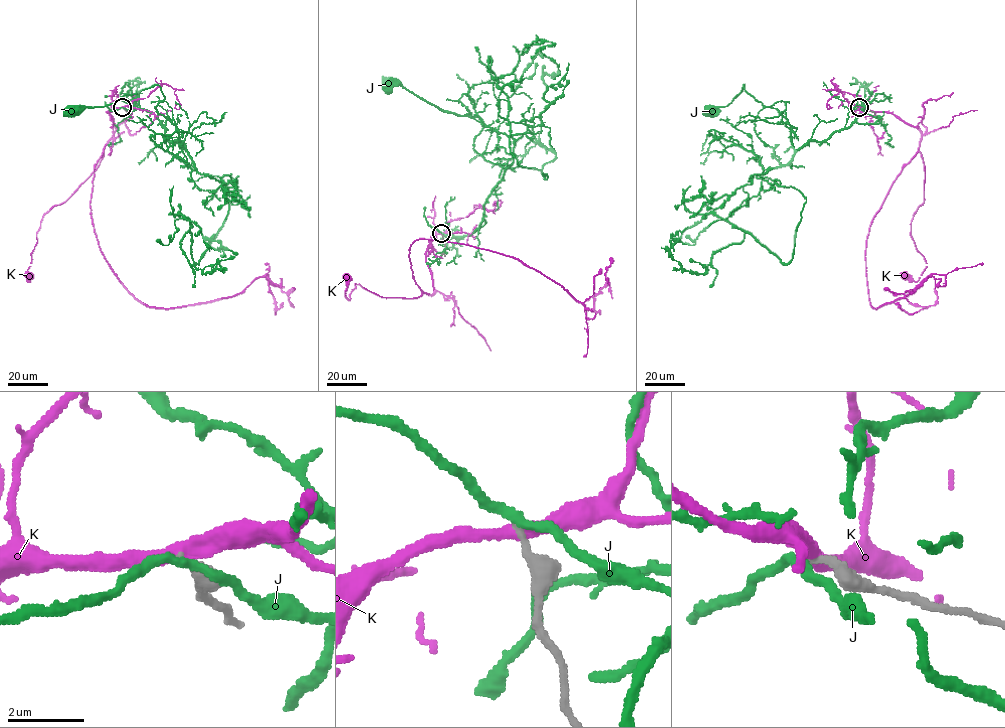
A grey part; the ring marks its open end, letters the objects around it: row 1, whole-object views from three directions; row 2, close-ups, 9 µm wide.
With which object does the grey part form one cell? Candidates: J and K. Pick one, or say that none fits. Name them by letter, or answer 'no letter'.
no letter

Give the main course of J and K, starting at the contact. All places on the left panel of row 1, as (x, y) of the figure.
J: (122, 107), (150, 111), (167, 138), (186, 149), (178, 130), (155, 108), (164, 98), (158, 85), (69, 112)
K: (122, 107), (107, 112), (115, 129), (97, 168), (65, 201), (43, 215), (28, 275)

